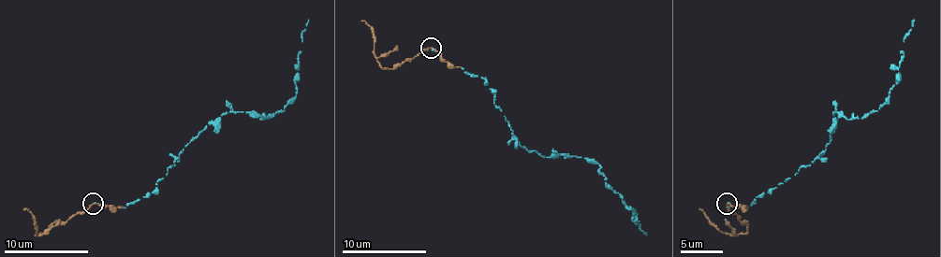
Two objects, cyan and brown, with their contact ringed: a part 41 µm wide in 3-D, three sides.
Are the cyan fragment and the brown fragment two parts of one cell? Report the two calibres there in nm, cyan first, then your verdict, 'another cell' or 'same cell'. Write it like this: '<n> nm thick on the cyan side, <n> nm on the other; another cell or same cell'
180 nm thick on the cyan side, 150 nm on the other; same cell

